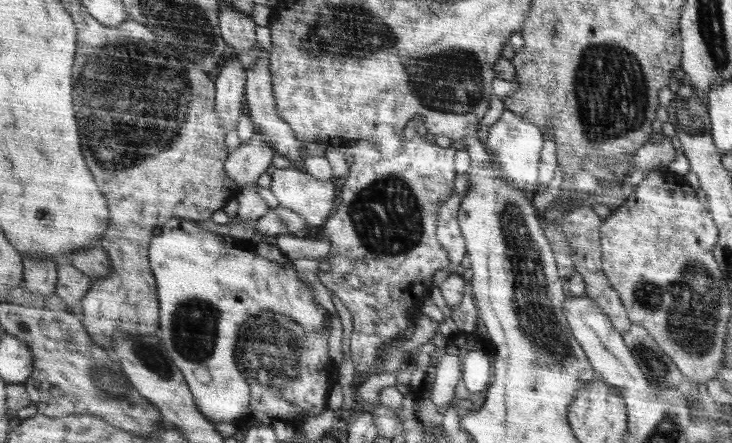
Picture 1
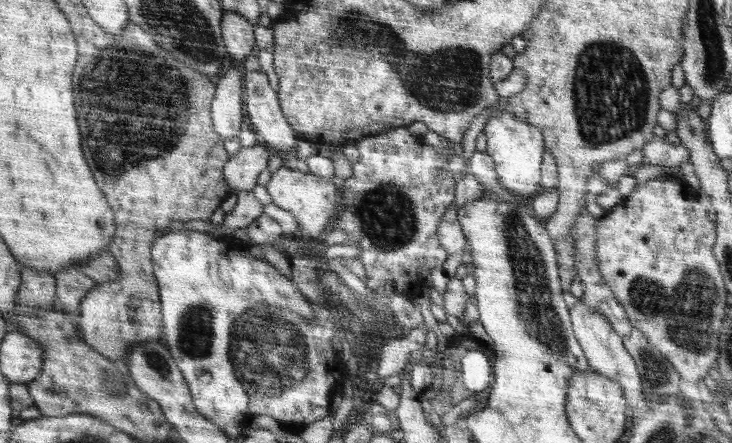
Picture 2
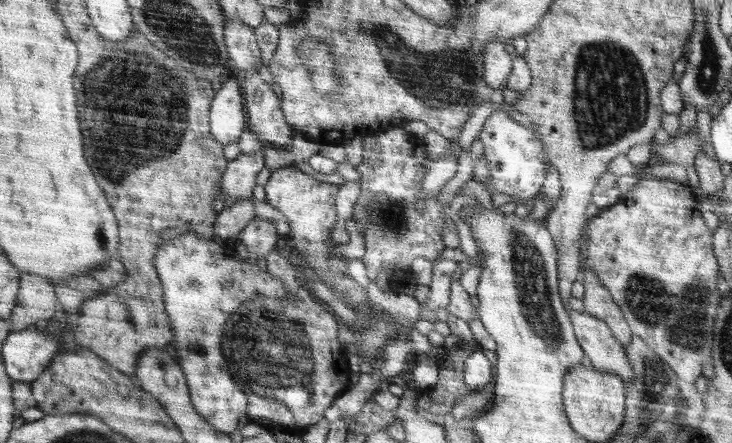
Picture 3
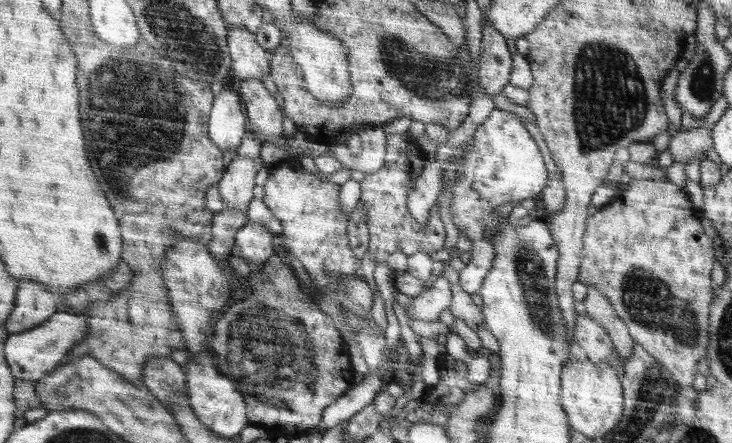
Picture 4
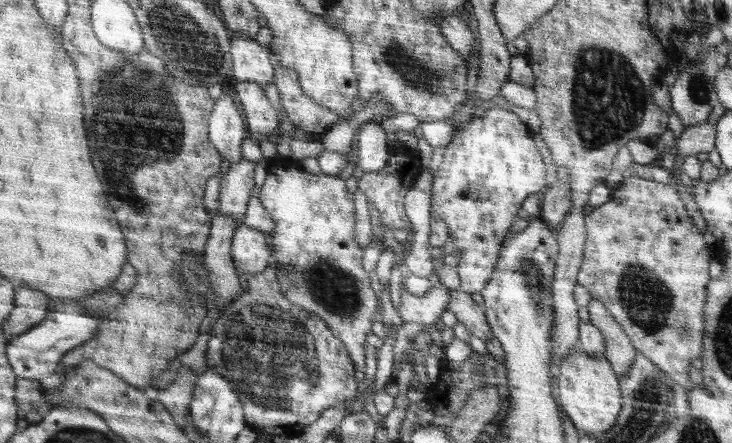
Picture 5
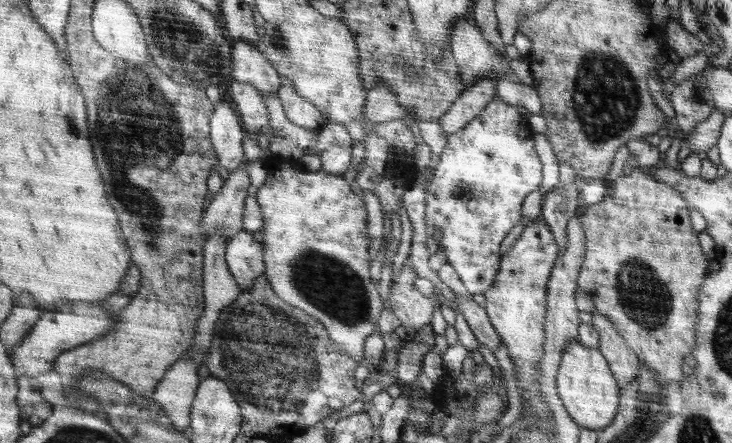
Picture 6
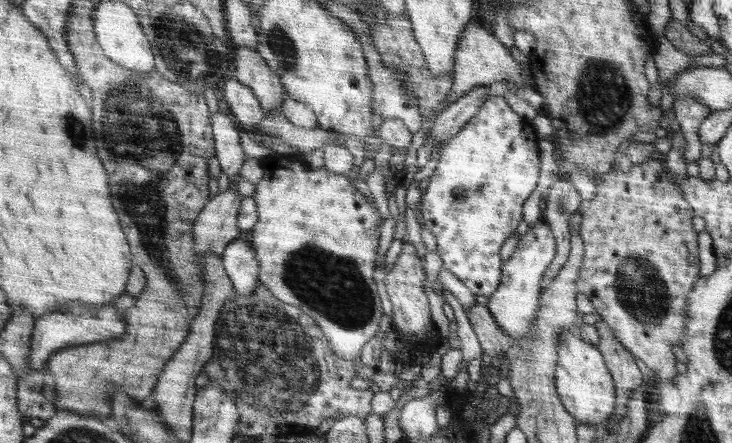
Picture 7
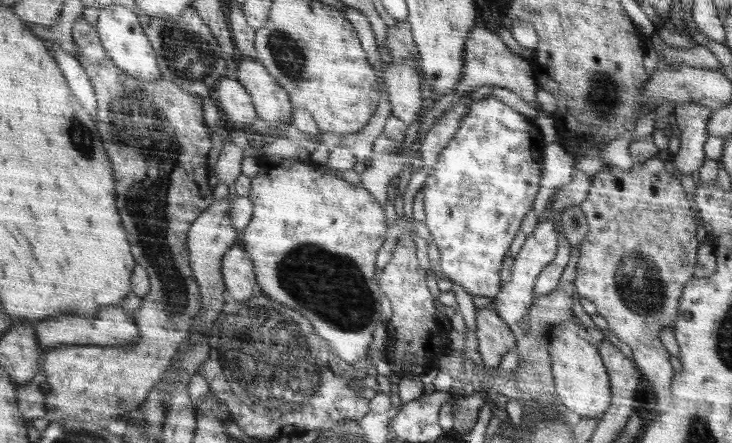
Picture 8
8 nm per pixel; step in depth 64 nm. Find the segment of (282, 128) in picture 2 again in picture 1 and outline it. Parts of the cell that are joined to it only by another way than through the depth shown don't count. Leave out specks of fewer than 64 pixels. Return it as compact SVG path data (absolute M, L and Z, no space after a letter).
M261 50L258 54L258 60L253 65L246 67L245 83L245 111L249 114L252 124L255 126L255 132L260 133L265 141L270 144L276 152L286 156L294 162L298 169L305 171L305 157L302 156L302 143L296 138L292 128L278 117L274 100L274 88L271 84L271 70L269 69L269 52Z

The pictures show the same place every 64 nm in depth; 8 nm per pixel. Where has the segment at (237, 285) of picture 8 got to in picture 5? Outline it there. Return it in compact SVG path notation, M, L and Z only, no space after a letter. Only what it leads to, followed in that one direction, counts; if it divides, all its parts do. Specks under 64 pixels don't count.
M240 225L234 231L231 255L243 284L250 275L262 272L269 266L271 251L267 233L246 225Z

